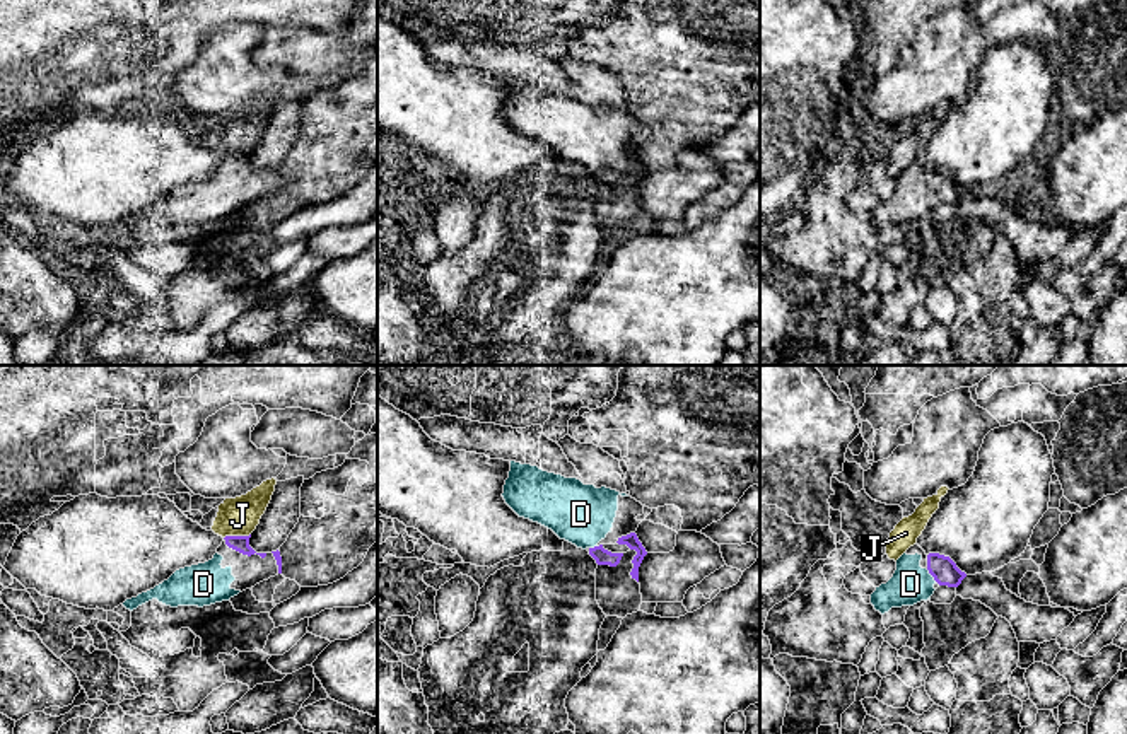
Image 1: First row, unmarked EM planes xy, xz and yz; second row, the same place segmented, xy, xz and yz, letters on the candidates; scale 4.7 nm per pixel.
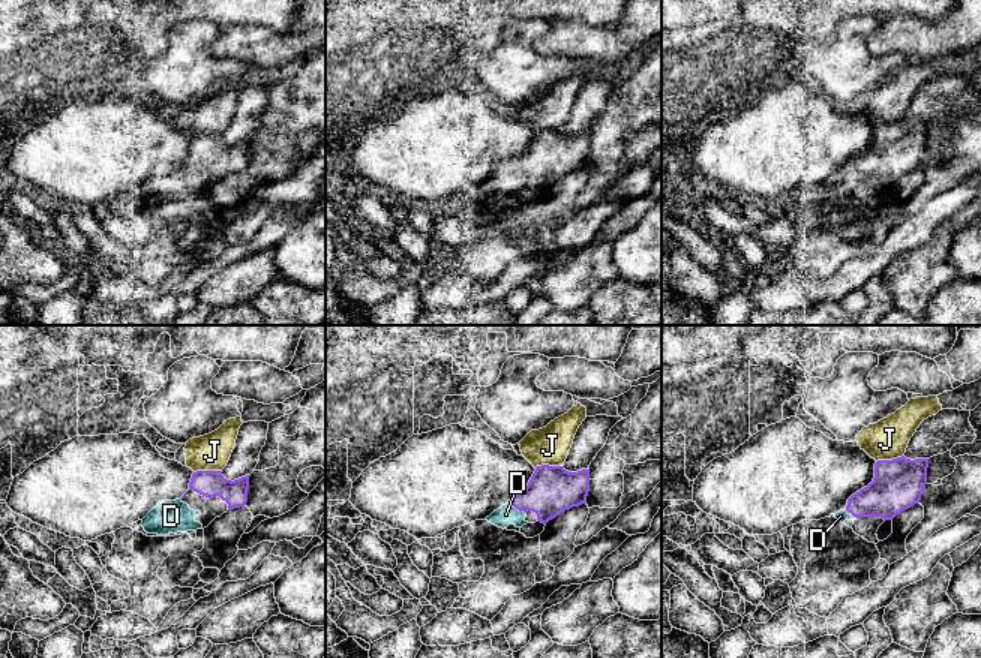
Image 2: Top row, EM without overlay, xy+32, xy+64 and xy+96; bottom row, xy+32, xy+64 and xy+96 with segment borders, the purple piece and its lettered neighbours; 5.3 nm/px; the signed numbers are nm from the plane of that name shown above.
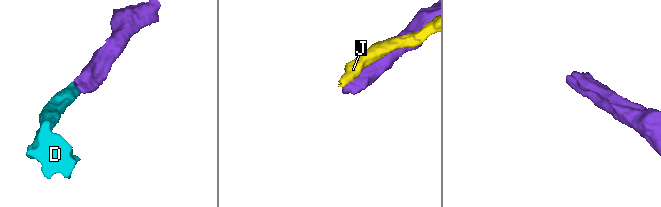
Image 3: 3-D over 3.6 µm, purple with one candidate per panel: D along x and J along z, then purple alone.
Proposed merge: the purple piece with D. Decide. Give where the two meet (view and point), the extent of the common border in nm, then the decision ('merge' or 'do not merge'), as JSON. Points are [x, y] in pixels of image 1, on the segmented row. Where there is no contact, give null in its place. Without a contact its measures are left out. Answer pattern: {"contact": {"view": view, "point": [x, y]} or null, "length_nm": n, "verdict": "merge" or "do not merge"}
{"contact": {"view": "yz", "point": [931, 574]}, "length_nm": 80, "verdict": "merge"}

